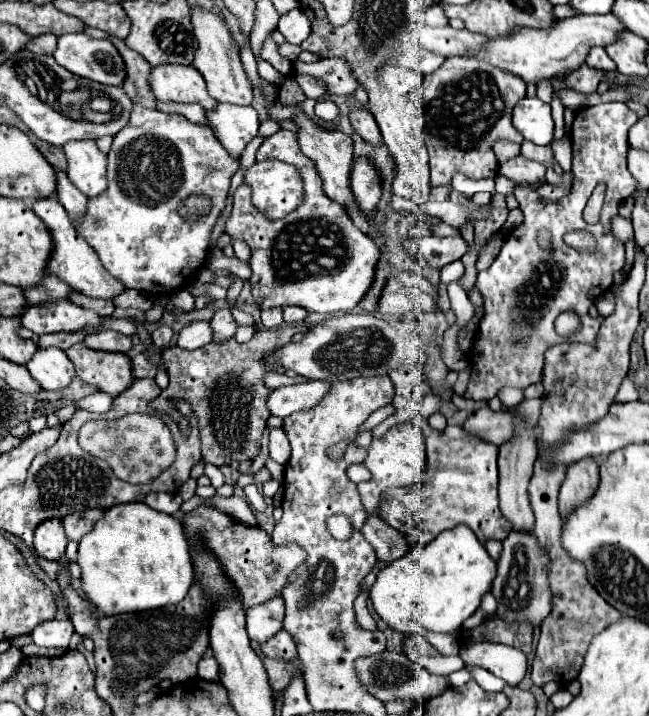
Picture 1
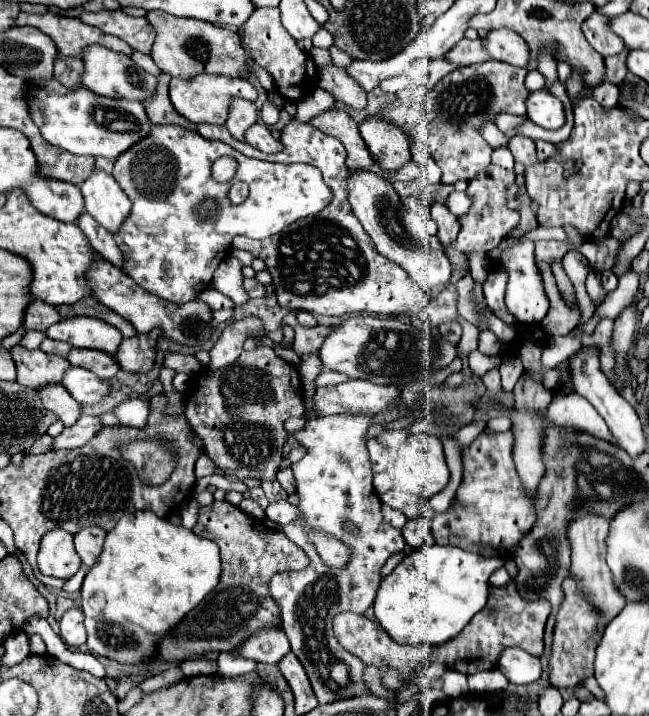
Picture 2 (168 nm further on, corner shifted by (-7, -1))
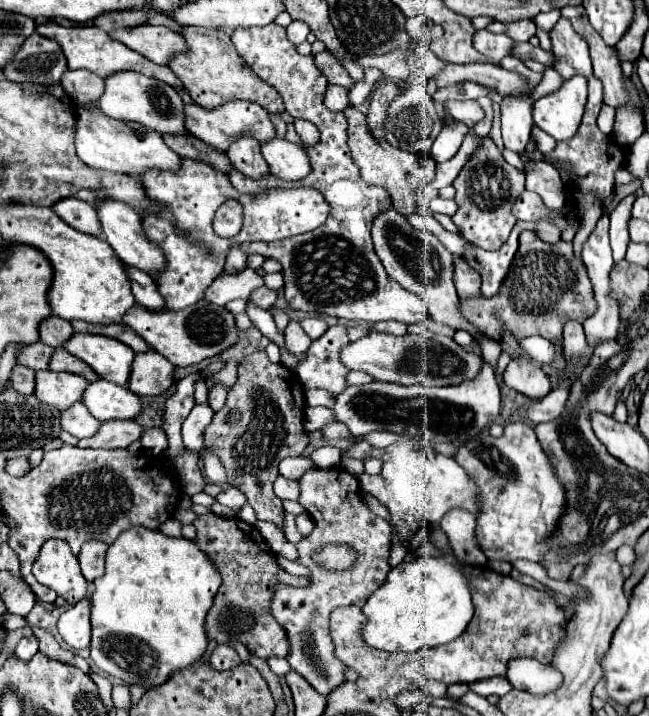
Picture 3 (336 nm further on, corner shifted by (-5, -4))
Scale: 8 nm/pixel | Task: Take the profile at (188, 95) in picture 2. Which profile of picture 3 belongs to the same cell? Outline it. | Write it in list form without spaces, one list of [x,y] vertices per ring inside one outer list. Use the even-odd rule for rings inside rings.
[[[231,100],[231,102],[227,102],[215,110],[205,110],[197,104],[185,104],[185,116],[187,116],[189,132],[195,138],[199,138],[201,142],[205,142],[211,148],[221,150],[221,152],[227,152],[229,146],[233,144],[233,140],[239,140],[243,136],[251,136],[259,144],[269,142],[269,138],[275,138],[275,128],[269,120],[269,114],[265,110],[261,110],[259,104],[253,104],[253,102]]]

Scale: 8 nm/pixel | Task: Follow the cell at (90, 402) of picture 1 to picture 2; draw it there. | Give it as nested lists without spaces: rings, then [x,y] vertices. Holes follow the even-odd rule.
[[[129,397],[125,401],[121,401],[115,409],[113,415],[119,419],[121,425],[129,425],[129,427],[143,427],[147,423],[147,415],[149,415],[149,403],[145,399],[139,397]]]

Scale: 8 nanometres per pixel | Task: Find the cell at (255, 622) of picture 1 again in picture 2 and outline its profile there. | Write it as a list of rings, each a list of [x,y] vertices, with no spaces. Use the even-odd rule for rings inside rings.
[[[265,627],[263,631],[255,631],[243,647],[231,651],[237,657],[253,659],[253,661],[263,661],[263,663],[279,663],[287,653],[289,653],[289,643],[285,631],[279,627]]]

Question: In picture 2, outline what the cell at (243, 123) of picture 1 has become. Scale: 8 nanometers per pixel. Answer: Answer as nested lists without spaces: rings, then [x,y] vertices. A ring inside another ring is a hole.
[[[257,121],[255,125],[251,125],[251,127],[247,129],[245,141],[247,141],[249,145],[257,147],[259,151],[265,151],[265,153],[273,153],[273,151],[279,151],[279,149],[281,149],[281,143],[271,137],[269,129],[267,129],[261,121]]]

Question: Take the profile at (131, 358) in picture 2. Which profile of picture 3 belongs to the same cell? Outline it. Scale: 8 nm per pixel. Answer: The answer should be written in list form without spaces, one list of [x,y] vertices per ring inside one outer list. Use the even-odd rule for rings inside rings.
[[[157,352],[137,354],[133,360],[133,372],[129,380],[129,390],[141,396],[165,394],[173,384],[175,366]]]

